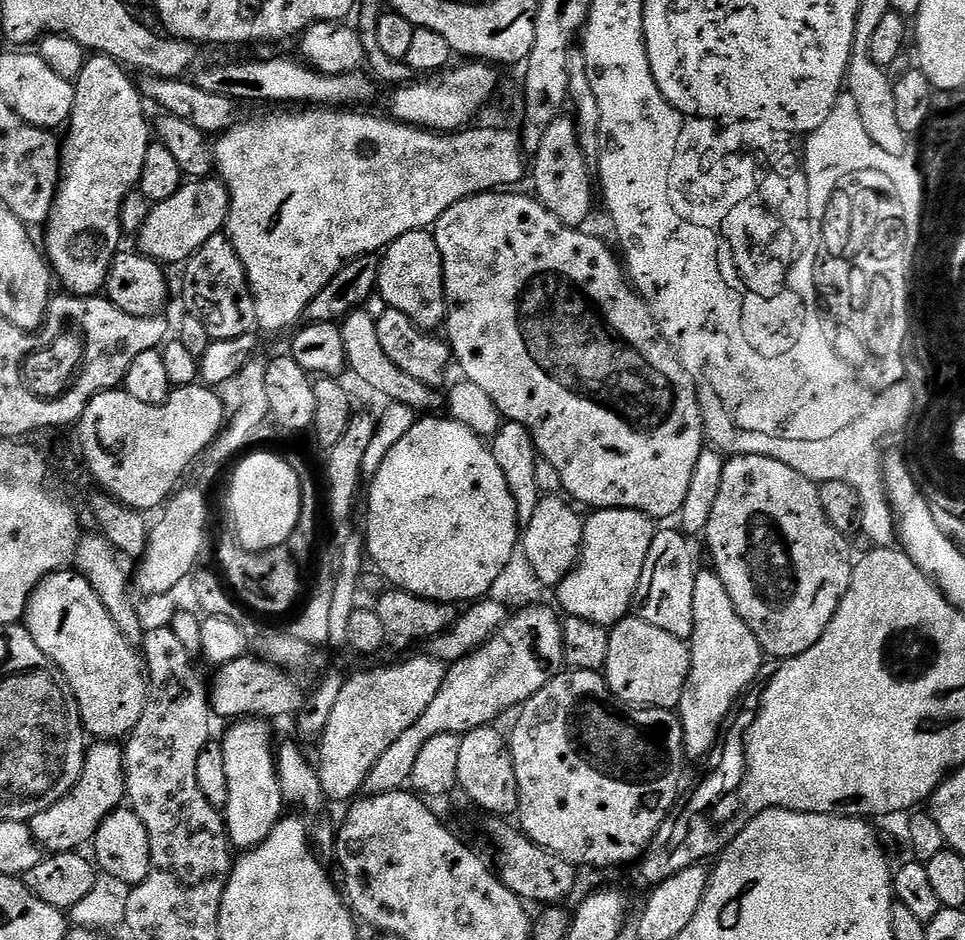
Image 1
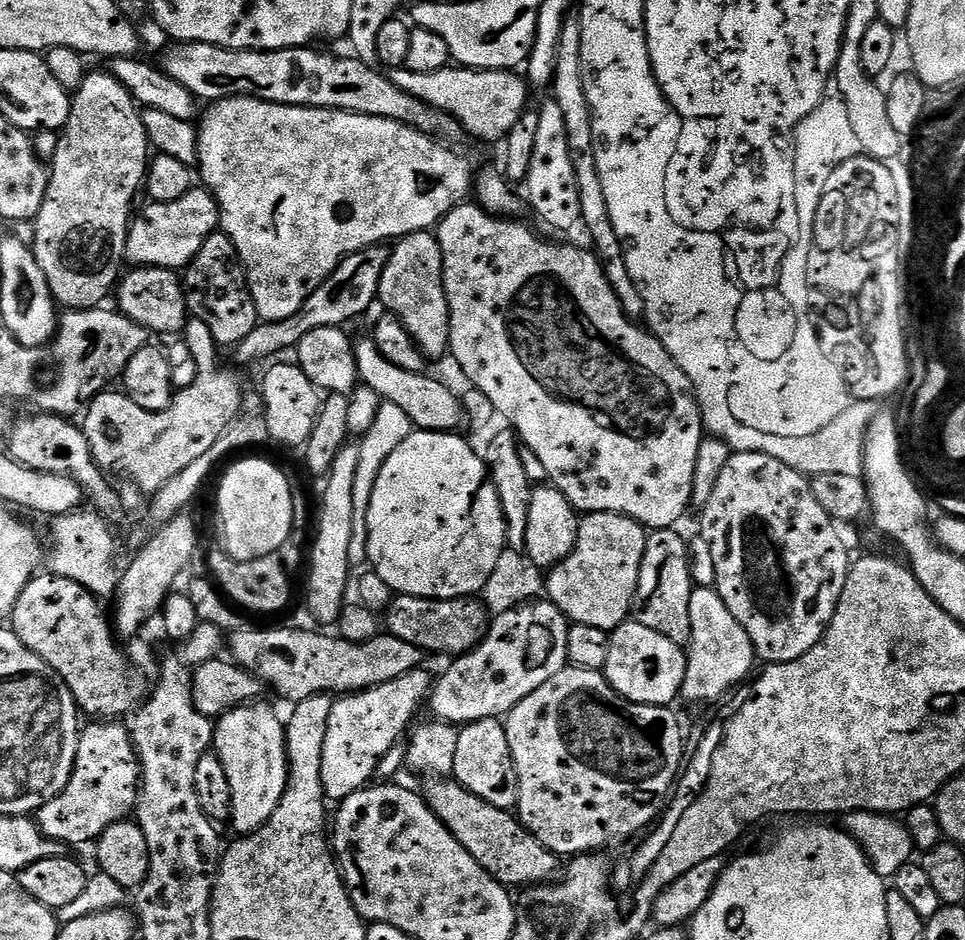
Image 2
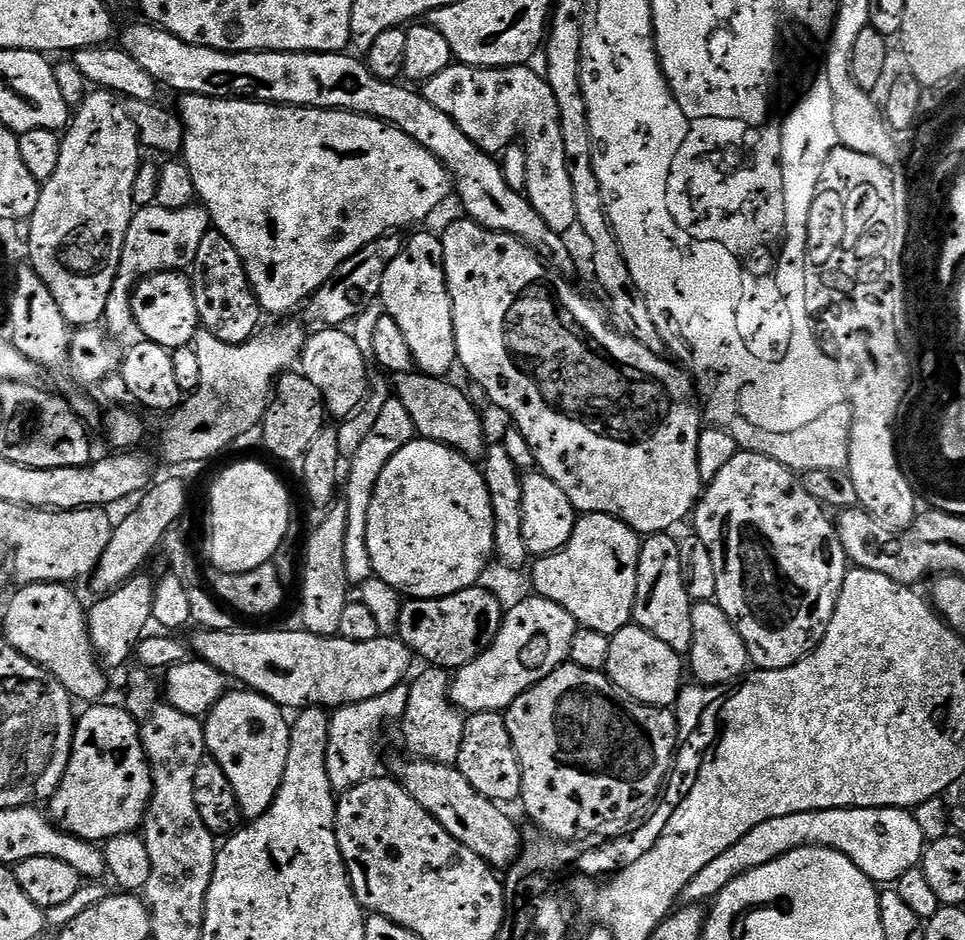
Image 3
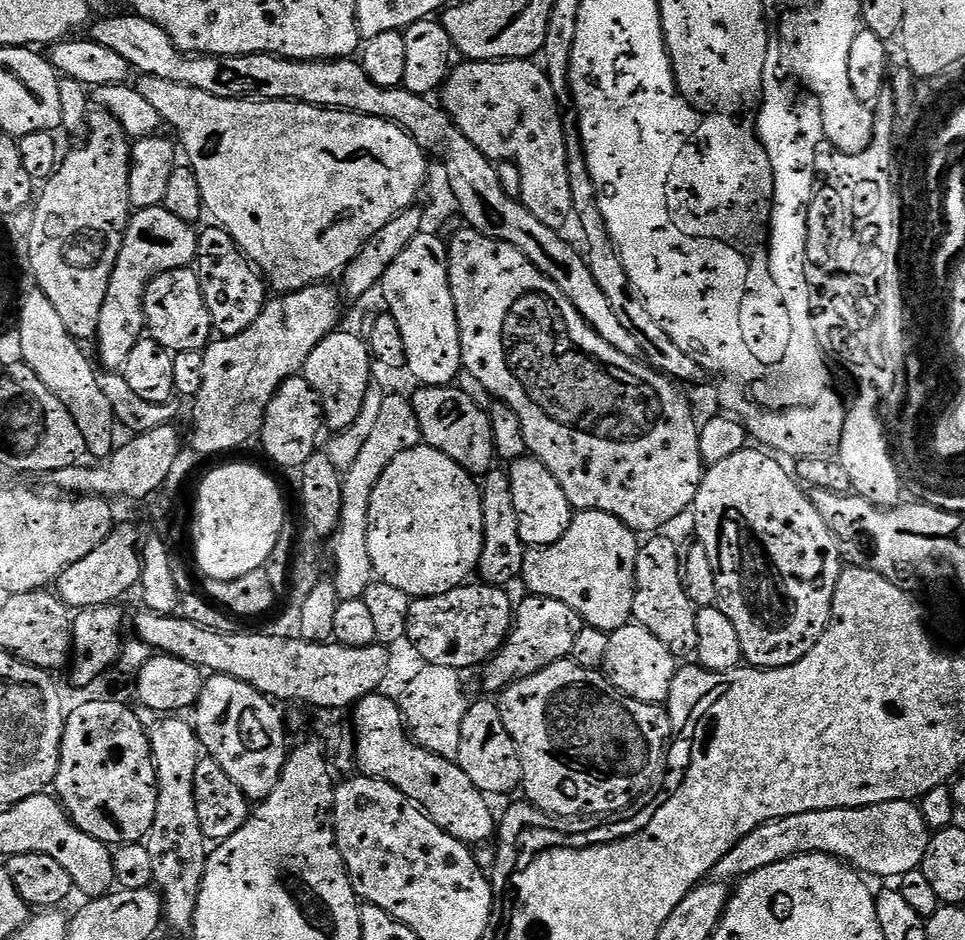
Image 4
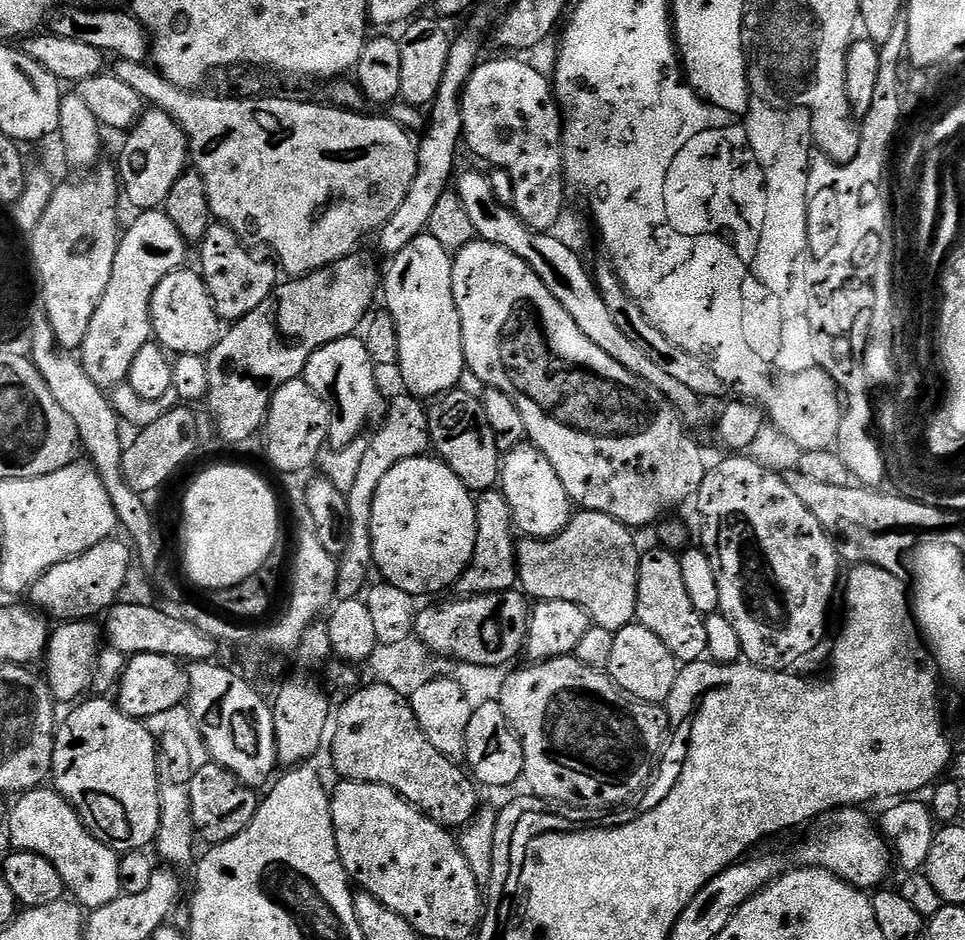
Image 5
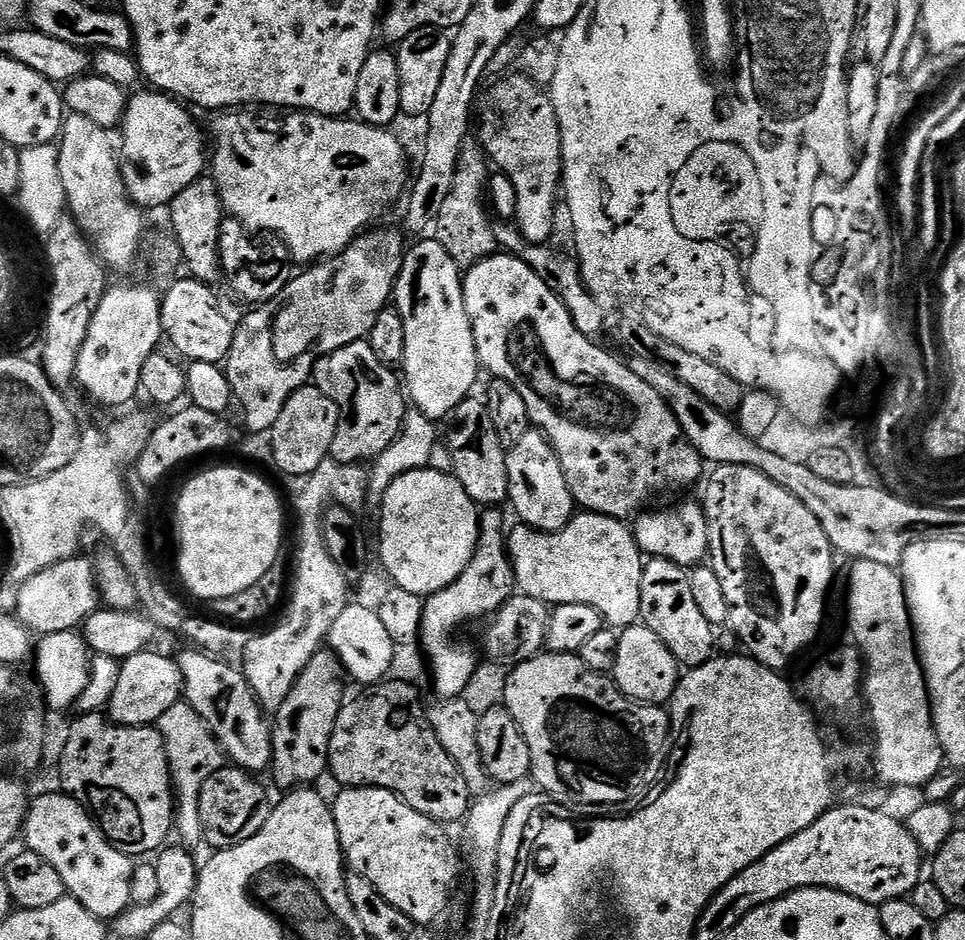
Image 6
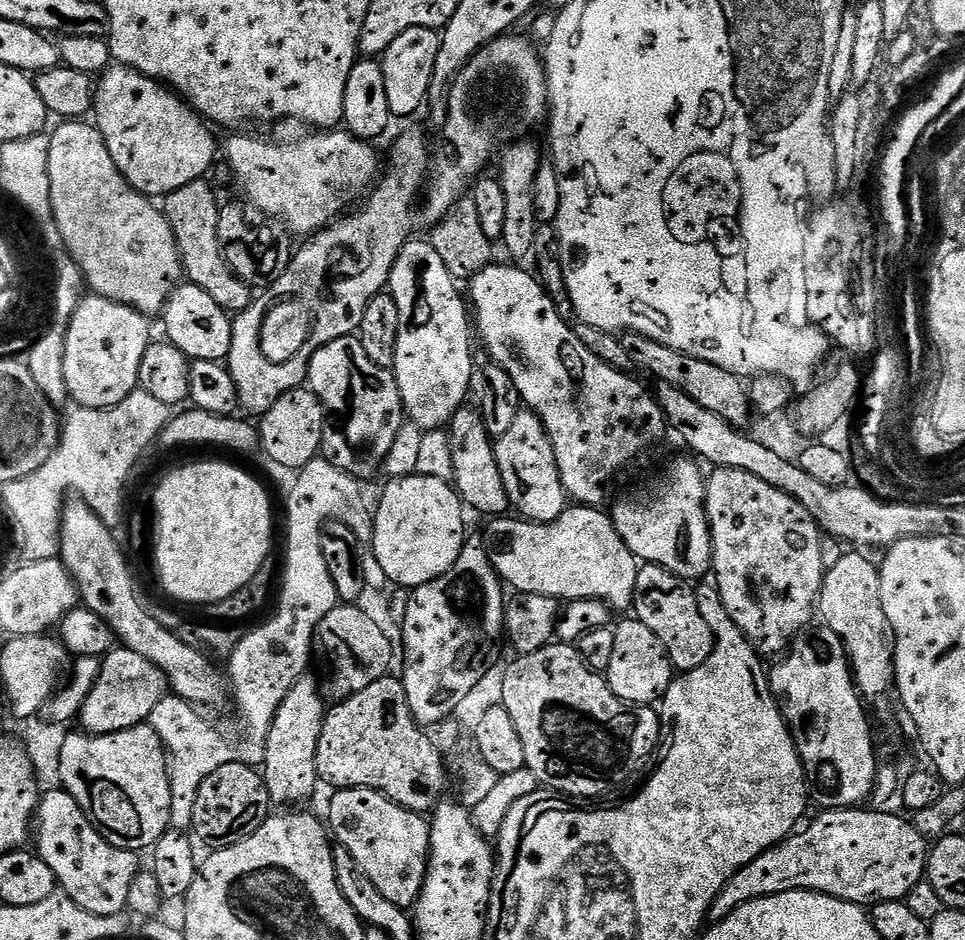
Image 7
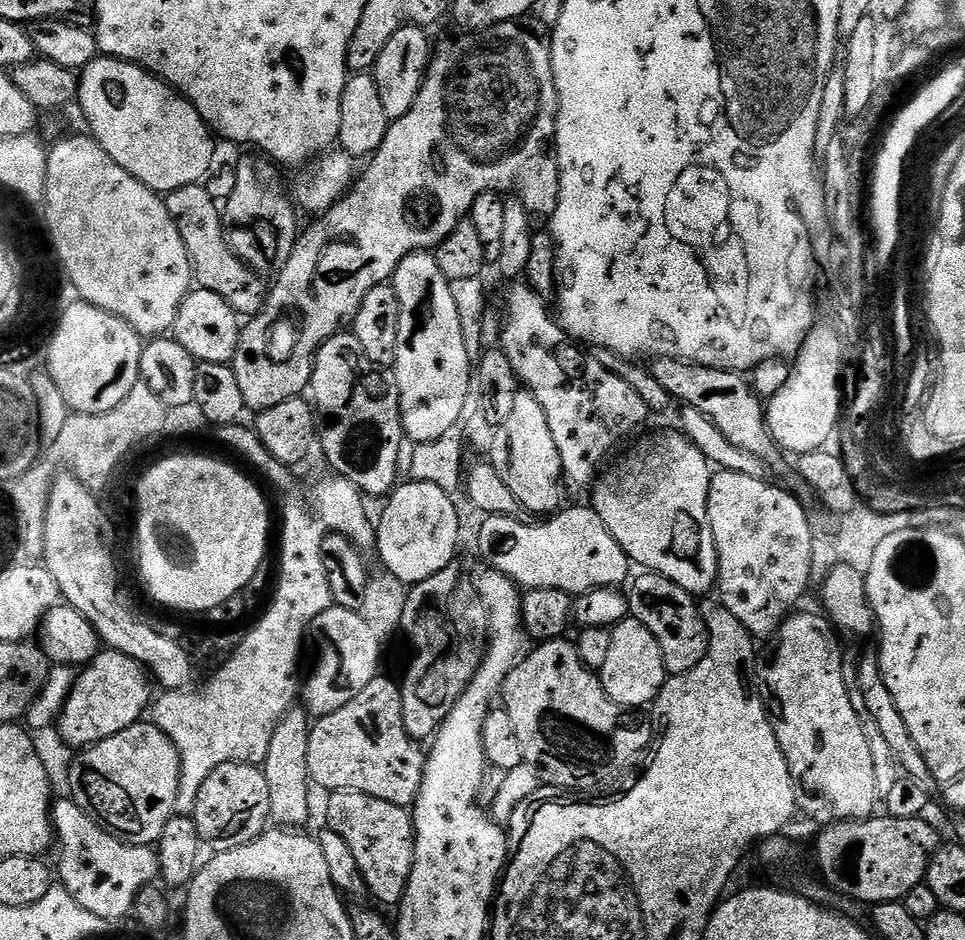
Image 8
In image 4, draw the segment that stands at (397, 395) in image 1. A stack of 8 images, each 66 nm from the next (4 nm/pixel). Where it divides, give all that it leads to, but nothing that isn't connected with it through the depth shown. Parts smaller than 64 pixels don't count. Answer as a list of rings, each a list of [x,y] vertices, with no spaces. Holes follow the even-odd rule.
[[[420,386],[410,399],[417,414],[421,439],[427,447],[454,458],[458,466],[480,478],[493,471],[497,463],[496,443],[492,433],[492,417],[480,409],[480,404],[468,392],[457,386]]]

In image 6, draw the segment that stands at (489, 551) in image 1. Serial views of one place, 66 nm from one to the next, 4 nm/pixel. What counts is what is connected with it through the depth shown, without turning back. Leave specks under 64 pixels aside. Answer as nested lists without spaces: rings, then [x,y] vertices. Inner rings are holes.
[[[434,467],[394,478],[378,504],[380,560],[395,587],[421,598],[448,588],[462,574],[472,560],[480,533],[481,509],[451,471],[439,472]]]

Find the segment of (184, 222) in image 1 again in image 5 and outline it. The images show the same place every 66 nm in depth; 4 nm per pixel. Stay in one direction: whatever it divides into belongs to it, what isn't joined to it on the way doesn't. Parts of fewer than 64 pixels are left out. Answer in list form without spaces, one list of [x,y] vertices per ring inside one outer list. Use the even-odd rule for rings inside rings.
[[[141,211],[136,217],[137,220],[132,225],[123,229],[120,237],[120,245],[116,251],[116,257],[114,258],[114,270],[110,274],[110,286],[106,286],[106,294],[102,294],[102,302],[98,306],[98,310],[94,310],[94,318],[90,318],[90,330],[86,330],[86,338],[84,339],[84,347],[82,349],[82,363],[86,374],[90,374],[90,378],[94,383],[105,390],[113,390],[125,383],[130,374],[131,367],[134,366],[134,360],[138,358],[139,351],[144,346],[150,343],[153,339],[152,334],[152,295],[154,290],[158,286],[158,282],[162,282],[162,278],[166,278],[166,274],[171,272],[179,272],[181,268],[185,267],[186,261],[184,260],[188,256],[188,248],[190,248],[189,241],[182,238],[182,234],[178,230],[178,226],[174,226],[174,222],[170,222],[170,218],[164,211]]]

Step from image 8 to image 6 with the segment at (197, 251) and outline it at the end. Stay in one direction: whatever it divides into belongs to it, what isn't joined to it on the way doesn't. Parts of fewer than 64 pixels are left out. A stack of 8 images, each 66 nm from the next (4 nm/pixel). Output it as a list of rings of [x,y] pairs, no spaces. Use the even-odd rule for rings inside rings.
[[[203,174],[199,178],[191,182],[180,194],[173,198],[171,204],[166,208],[168,220],[172,223],[170,229],[171,235],[178,242],[180,247],[180,258],[183,267],[188,267],[187,275],[194,280],[200,280],[203,284],[212,286],[215,285],[216,279],[221,279],[222,273],[220,270],[220,224],[226,218],[224,205],[220,203],[220,194],[216,191],[216,181],[211,175]]]

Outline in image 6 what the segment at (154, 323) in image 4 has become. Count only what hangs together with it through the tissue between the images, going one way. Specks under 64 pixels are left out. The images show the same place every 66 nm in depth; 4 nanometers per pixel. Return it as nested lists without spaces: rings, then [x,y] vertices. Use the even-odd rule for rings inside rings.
[[[183,278],[163,293],[160,302],[160,317],[164,327],[164,336],[182,355],[185,361],[210,362],[223,365],[228,359],[232,345],[233,321],[228,321],[226,313],[220,309],[213,289],[200,280]]]

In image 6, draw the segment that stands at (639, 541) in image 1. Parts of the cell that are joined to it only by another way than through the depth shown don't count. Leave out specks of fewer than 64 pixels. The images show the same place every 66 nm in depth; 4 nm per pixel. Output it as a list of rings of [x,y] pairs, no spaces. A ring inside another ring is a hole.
[[[581,511],[573,515],[565,528],[557,532],[541,530],[536,526],[517,523],[516,529],[506,536],[508,558],[516,575],[516,587],[521,593],[544,604],[555,606],[578,602],[581,606],[594,606],[602,614],[605,625],[609,628],[623,630],[640,620],[640,603],[642,602],[642,574],[645,557],[636,545],[633,529],[623,520],[615,520],[597,512]]]

